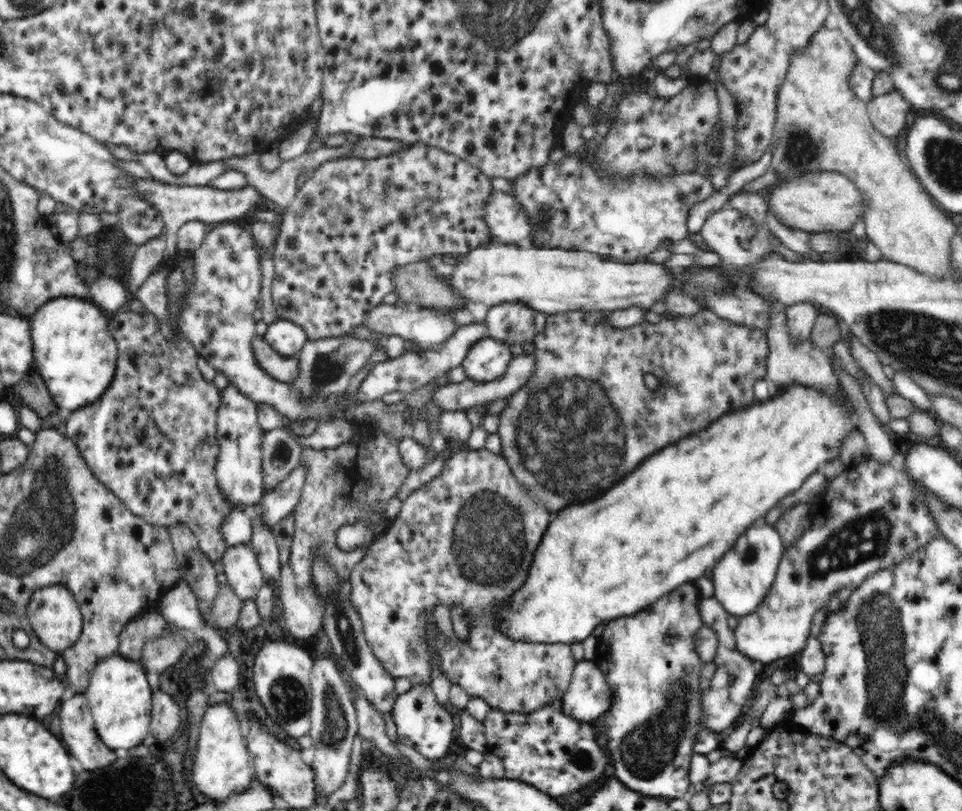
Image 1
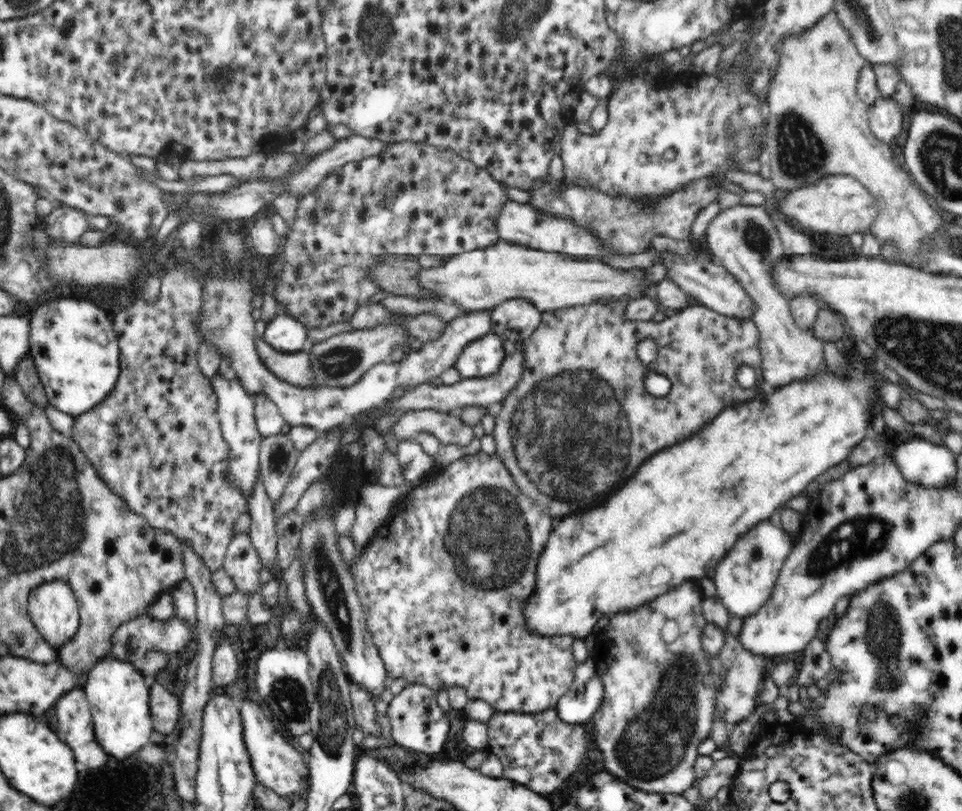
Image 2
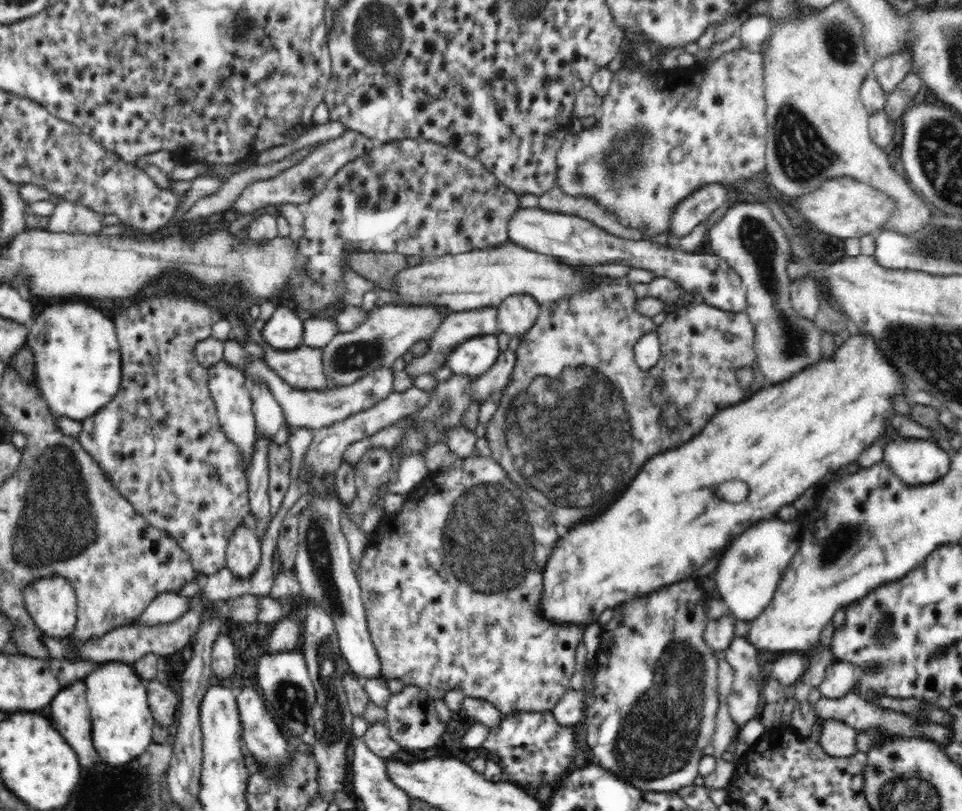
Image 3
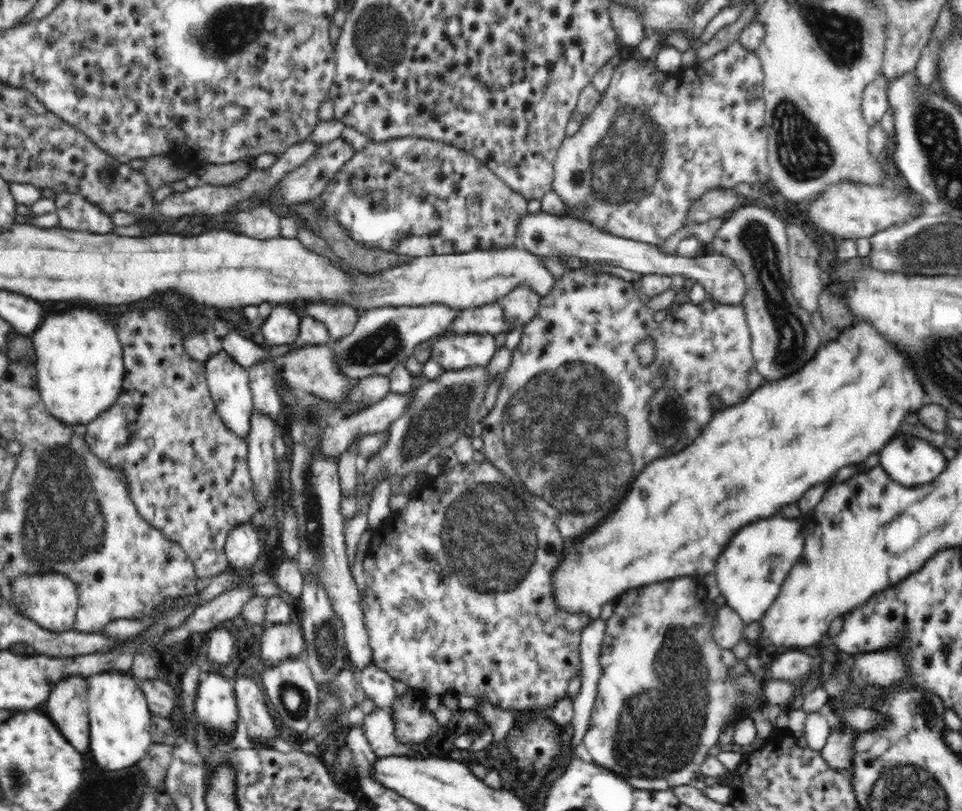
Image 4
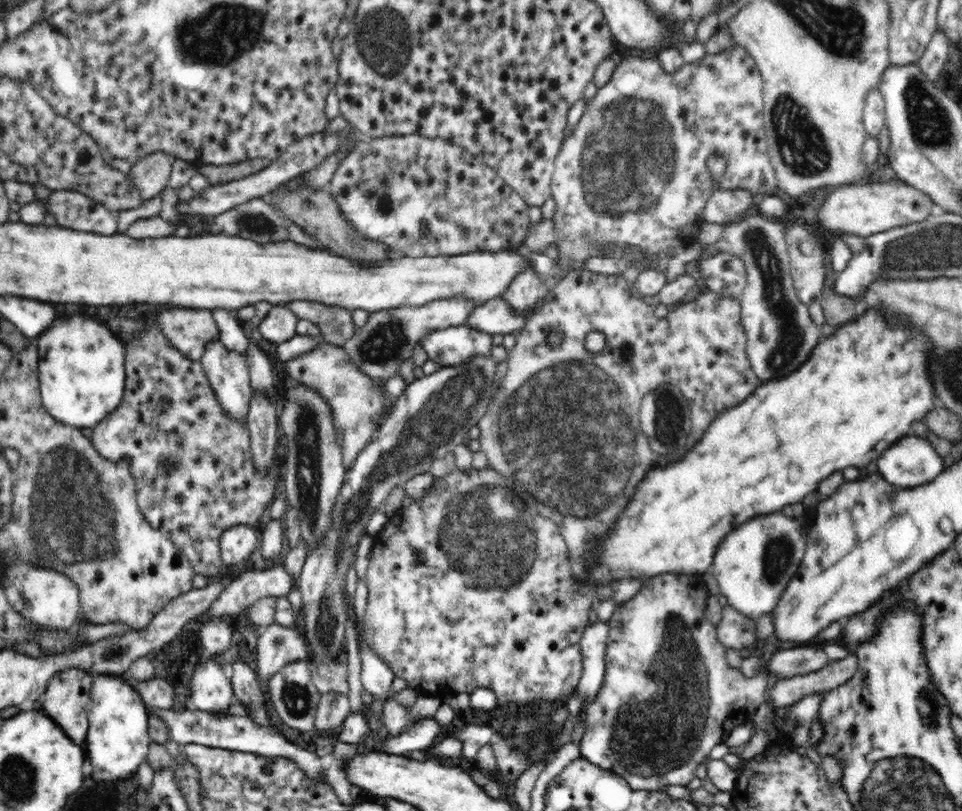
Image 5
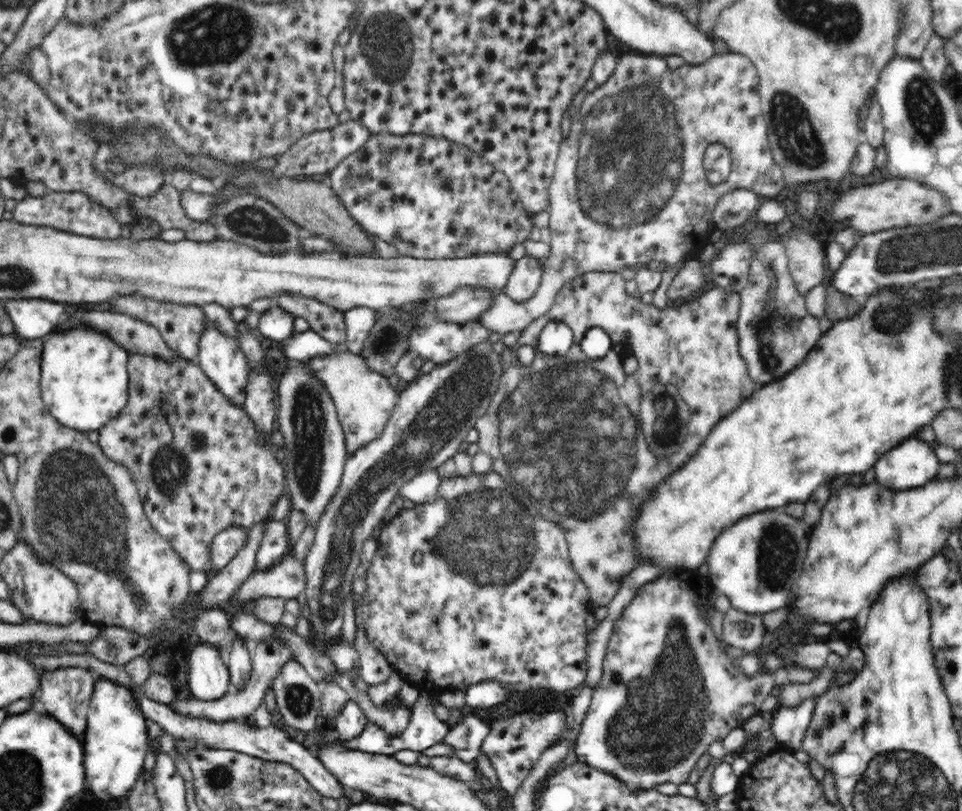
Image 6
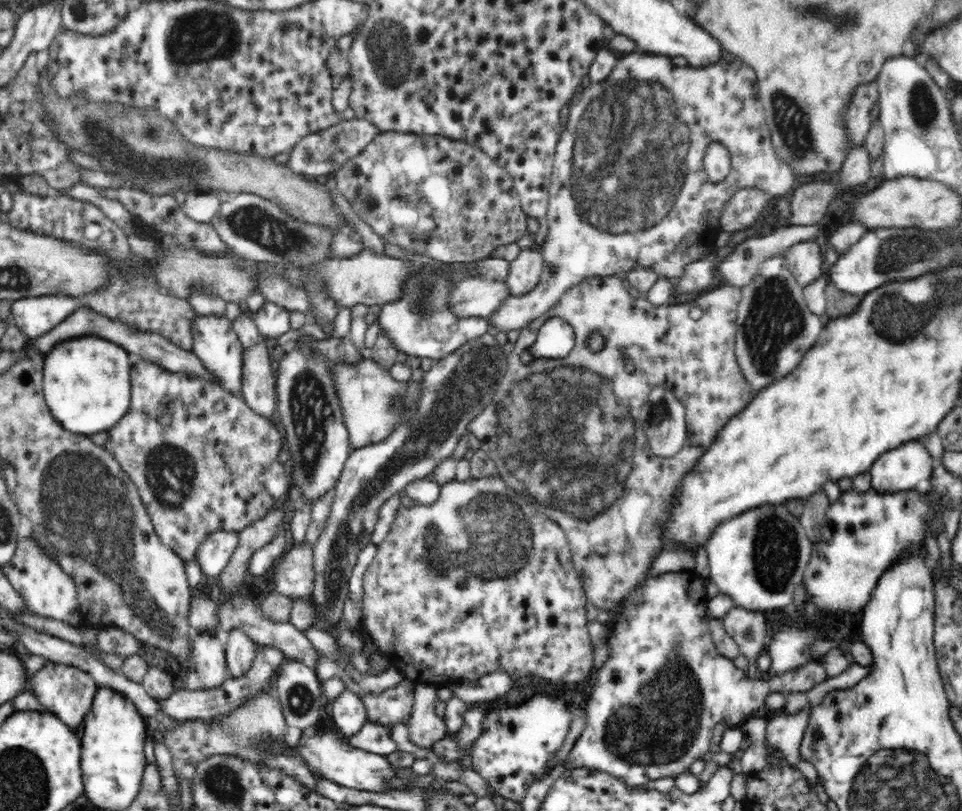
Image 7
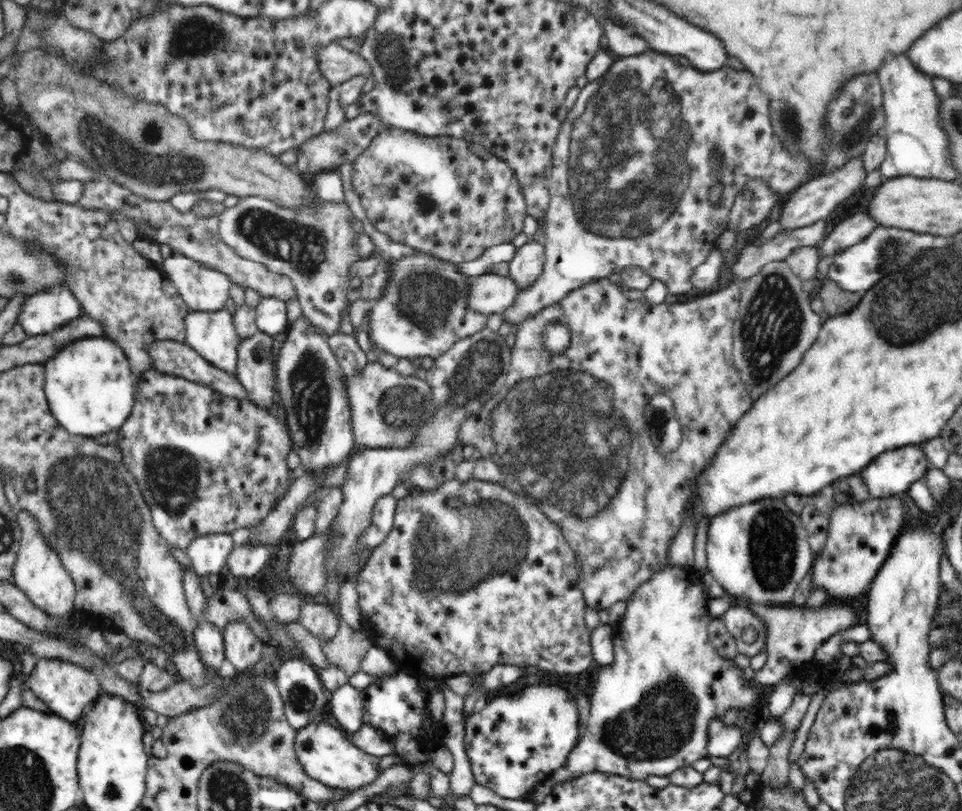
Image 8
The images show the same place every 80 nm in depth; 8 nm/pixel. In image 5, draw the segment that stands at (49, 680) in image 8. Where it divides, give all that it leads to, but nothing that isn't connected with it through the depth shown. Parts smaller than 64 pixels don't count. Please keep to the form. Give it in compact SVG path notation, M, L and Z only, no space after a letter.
M68 669L56 673L47 682L46 692L38 705L56 724L60 724L60 728L64 728L64 732L68 732L68 736L72 736L72 740L76 740L76 744L84 744L89 729L87 707L89 706L92 678L92 674L82 671L82 669Z

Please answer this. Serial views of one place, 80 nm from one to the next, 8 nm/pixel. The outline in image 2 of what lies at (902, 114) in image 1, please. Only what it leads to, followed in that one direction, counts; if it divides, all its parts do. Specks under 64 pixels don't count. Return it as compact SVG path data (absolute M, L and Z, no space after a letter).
M880 98L875 104L867 108L869 125L874 136L892 143L902 132L905 117L908 112L893 98Z

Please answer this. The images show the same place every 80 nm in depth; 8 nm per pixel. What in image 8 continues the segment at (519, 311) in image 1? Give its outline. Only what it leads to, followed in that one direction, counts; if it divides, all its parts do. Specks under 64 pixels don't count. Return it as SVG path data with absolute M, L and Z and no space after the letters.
M530 238L509 262L509 277L518 289L527 289L542 274L544 262L544 247Z

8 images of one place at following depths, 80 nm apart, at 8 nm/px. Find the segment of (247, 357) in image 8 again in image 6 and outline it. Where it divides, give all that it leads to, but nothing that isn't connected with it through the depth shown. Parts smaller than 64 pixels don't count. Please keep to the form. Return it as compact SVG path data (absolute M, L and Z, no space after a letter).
M249 370L249 381L246 387L246 400L243 409L254 421L255 427L265 437L272 434L274 420L276 420L276 404L274 404L274 390L269 374L252 373Z

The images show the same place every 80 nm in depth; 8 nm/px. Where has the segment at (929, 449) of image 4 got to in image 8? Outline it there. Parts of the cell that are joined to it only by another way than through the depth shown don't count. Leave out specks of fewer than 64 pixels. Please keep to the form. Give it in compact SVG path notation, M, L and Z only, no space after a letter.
M916 444L879 454L860 472L872 497L884 498L908 493L913 482L922 480L930 462Z

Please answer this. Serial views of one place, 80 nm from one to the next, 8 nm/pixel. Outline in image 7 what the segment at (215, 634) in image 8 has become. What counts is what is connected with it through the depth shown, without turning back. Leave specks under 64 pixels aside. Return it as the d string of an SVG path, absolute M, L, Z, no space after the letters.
M204 633L193 634L191 641L191 661L197 675L198 691L219 689L228 679L227 658L218 637Z

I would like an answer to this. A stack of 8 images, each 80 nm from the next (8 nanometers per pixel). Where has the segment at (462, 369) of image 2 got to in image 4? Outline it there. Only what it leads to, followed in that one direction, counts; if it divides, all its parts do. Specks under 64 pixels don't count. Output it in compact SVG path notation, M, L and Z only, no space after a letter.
M446 334L436 336L431 352L431 358L439 362L446 371L473 369L477 366L487 366L496 352L496 341L491 334Z

